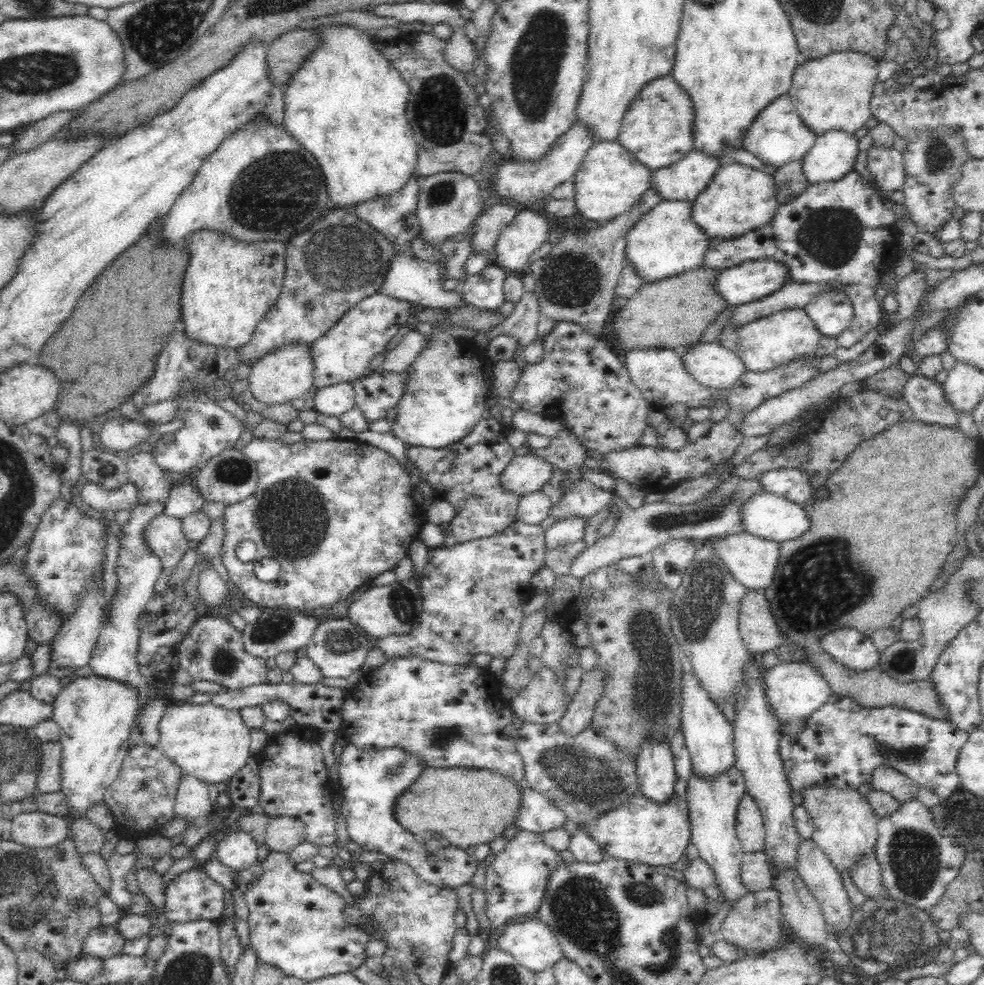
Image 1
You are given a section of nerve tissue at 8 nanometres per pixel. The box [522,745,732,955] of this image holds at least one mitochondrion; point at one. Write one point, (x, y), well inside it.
(642, 893)

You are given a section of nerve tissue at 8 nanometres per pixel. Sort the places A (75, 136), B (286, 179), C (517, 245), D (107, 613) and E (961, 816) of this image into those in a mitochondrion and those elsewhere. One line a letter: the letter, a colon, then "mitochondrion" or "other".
A: other
B: mitochondrion
C: other
D: other
E: mitochondrion

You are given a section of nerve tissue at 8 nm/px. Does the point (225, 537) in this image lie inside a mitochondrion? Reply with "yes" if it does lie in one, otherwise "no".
no

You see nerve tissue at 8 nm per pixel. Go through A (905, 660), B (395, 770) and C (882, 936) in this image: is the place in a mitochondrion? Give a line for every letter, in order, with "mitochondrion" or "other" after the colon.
A: mitochondrion
B: mitochondrion
C: mitochondrion

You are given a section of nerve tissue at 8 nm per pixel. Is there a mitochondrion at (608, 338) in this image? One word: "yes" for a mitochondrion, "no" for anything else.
no

